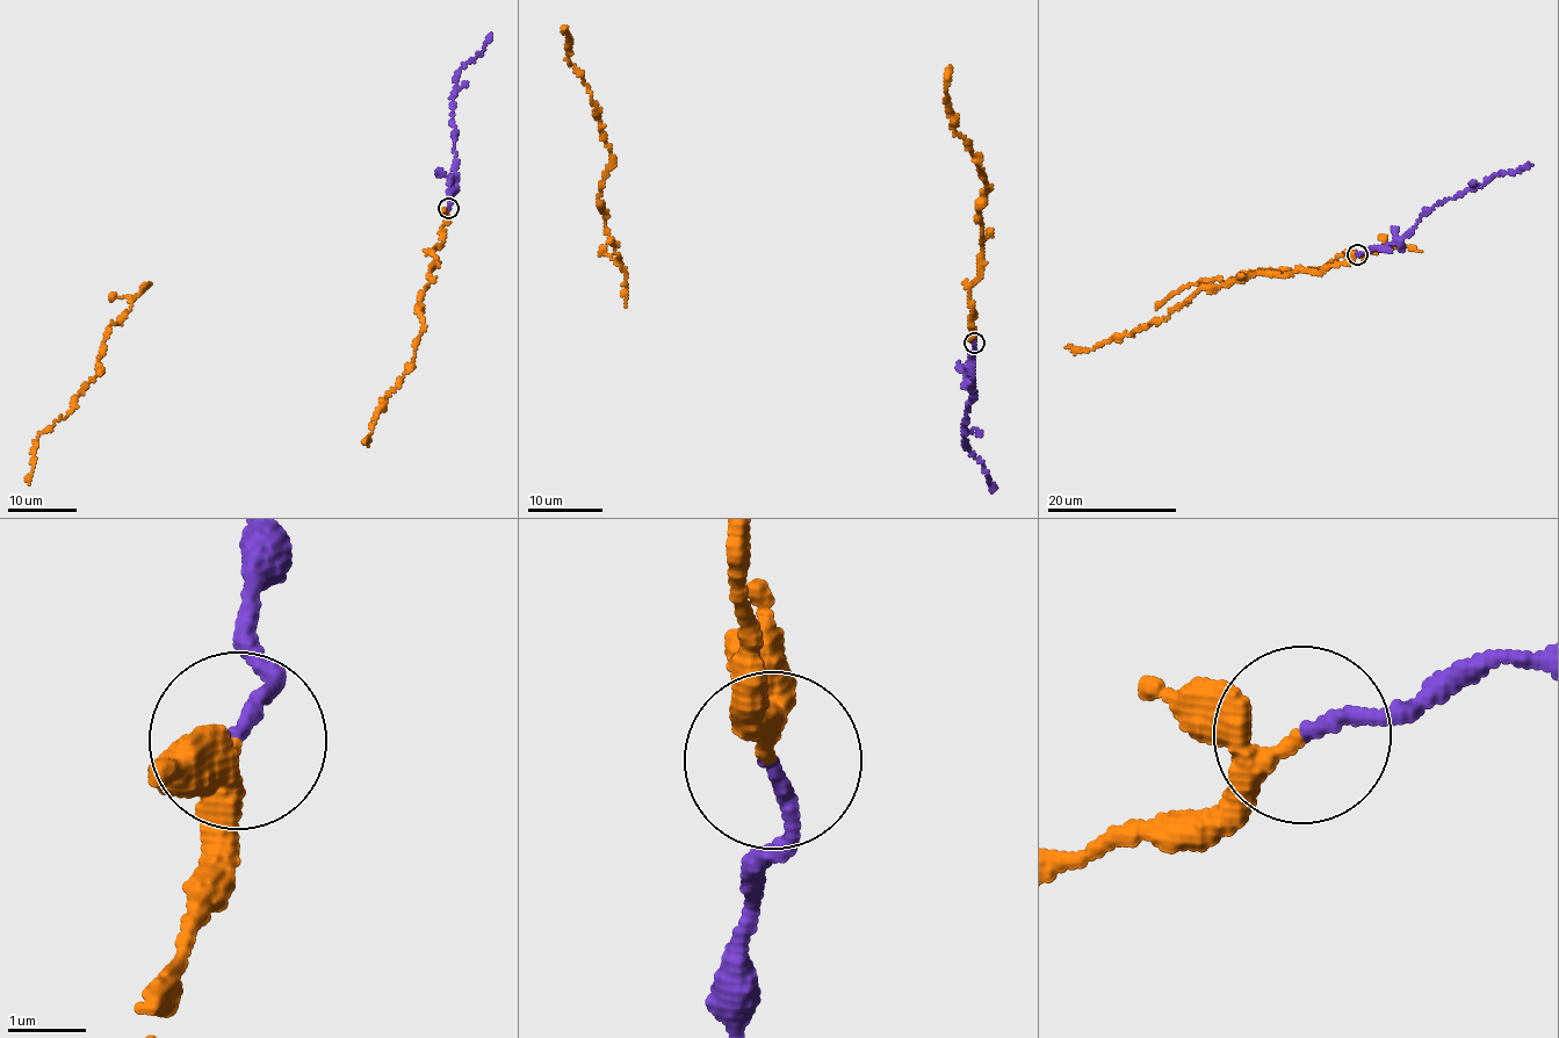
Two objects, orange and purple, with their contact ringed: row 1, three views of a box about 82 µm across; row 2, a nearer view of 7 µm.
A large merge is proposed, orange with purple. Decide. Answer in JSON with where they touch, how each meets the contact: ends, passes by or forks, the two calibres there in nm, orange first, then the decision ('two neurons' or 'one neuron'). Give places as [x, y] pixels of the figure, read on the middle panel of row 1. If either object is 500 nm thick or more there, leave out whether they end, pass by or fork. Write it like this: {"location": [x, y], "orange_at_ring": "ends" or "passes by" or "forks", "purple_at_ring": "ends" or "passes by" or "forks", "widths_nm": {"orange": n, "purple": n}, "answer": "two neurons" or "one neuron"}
{"location": [974, 343], "orange_at_ring": "passes by", "purple_at_ring": "ends", "widths_nm": {"orange": 200, "purple": 170}, "answer": "one neuron"}

